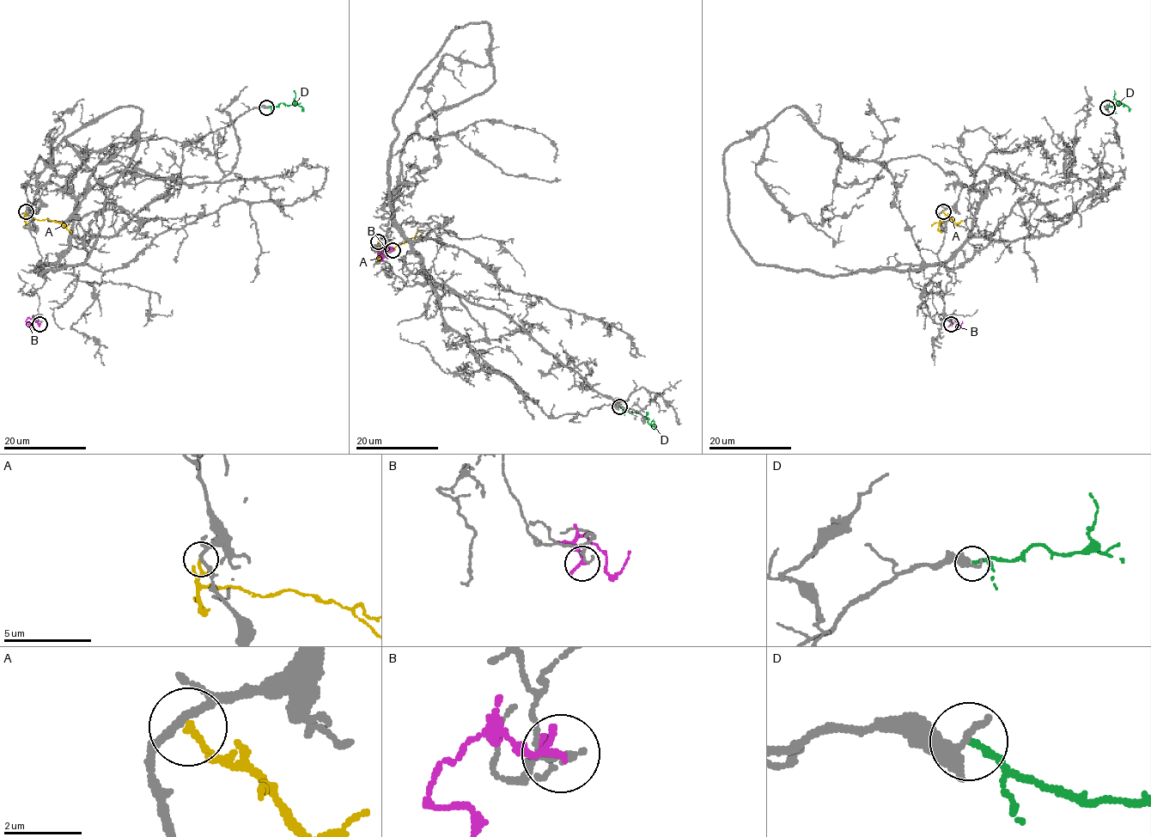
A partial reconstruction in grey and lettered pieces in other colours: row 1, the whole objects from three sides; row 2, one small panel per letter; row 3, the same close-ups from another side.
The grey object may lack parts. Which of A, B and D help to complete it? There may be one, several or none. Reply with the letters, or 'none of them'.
none of them

